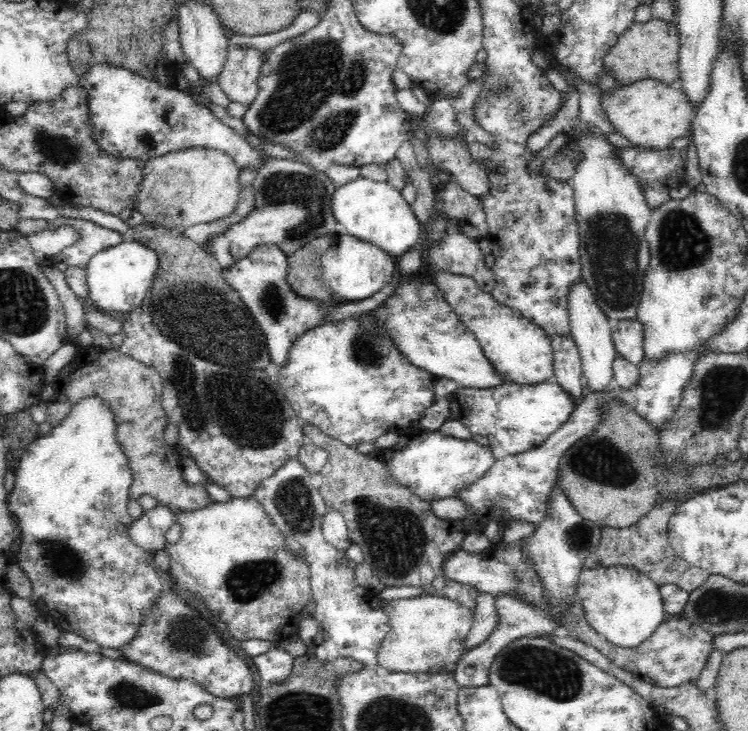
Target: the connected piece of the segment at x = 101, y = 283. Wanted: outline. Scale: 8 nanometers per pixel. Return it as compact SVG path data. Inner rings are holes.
M138 239L123 240L116 246L97 251L85 268L88 283L88 296L85 303L100 312L128 313L133 307L144 303L143 300L152 288L158 267L159 255Z

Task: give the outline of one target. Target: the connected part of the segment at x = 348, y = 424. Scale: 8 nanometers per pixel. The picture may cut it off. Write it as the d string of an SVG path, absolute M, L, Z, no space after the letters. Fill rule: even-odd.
M370 312L318 325L300 334L292 342L284 367L277 374L277 382L284 389L285 399L305 424L354 449L362 442L374 442L385 432L398 432L419 421L434 402L434 386L438 380L435 374L414 367Z

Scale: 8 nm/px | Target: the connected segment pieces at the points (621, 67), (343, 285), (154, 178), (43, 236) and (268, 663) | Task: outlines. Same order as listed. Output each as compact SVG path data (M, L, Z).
M650 19L648 22L634 21L616 44L606 53L603 66L607 67L620 83L628 85L645 78L655 78L666 84L679 83L679 28L677 23Z
M348 234L335 235L324 251L322 276L334 298L339 301L358 301L380 292L386 284L394 283L397 258L371 242L364 242Z
M206 147L185 148L145 162L133 204L147 224L183 234L188 228L212 223L234 212L240 194L240 169L232 156Z
M64 221L42 232L30 232L26 238L39 262L50 263L62 248L68 248L78 242L80 232L75 230L74 226L70 226L68 221Z
M277 648L268 649L265 653L250 658L258 678L256 687L268 683L285 681L292 670L295 658L287 651Z

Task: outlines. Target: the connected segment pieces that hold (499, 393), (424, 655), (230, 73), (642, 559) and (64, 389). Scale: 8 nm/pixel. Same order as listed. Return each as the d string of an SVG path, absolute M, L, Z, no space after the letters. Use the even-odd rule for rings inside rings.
M554 381L533 384L508 382L485 389L458 387L448 399L450 419L462 422L472 434L486 436L496 459L539 447L570 418L576 408L572 396Z
M428 595L428 596L418 596L418 598L400 598L392 601L388 601L385 605L384 611L386 611L386 615L389 616L389 629L388 634L384 638L382 645L379 648L378 652L378 662L382 665L386 670L389 671L400 671L405 673L430 673L430 674L438 674L438 673L450 673L453 672L456 668L457 662L461 659L461 656L465 653L465 641L472 629L472 624L474 624L474 619L472 619L473 612L468 608L460 605L458 602L452 601L451 599Z
M229 45L224 68L216 78L228 99L247 106L247 109L259 92L258 78L261 63L264 62L260 54L264 54L264 51Z
M678 499L658 501L649 513L626 529L603 528L599 544L594 552L586 557L582 569L624 565L646 574L656 585L674 584L689 594L696 591L710 574L700 567L684 566L667 539L667 522L679 502L681 501Z
M93 345L78 348L72 362L64 366L50 384L55 396L47 402L45 421L52 427L62 422L73 404L80 402L85 395L99 395L114 410L116 438L133 474L130 499L137 500L147 494L175 513L198 510L214 503L207 495L204 484L185 483L179 466L182 457L175 446L169 446L164 441L164 428L169 418L162 406L164 385L158 370L122 354L116 347L110 349Z

